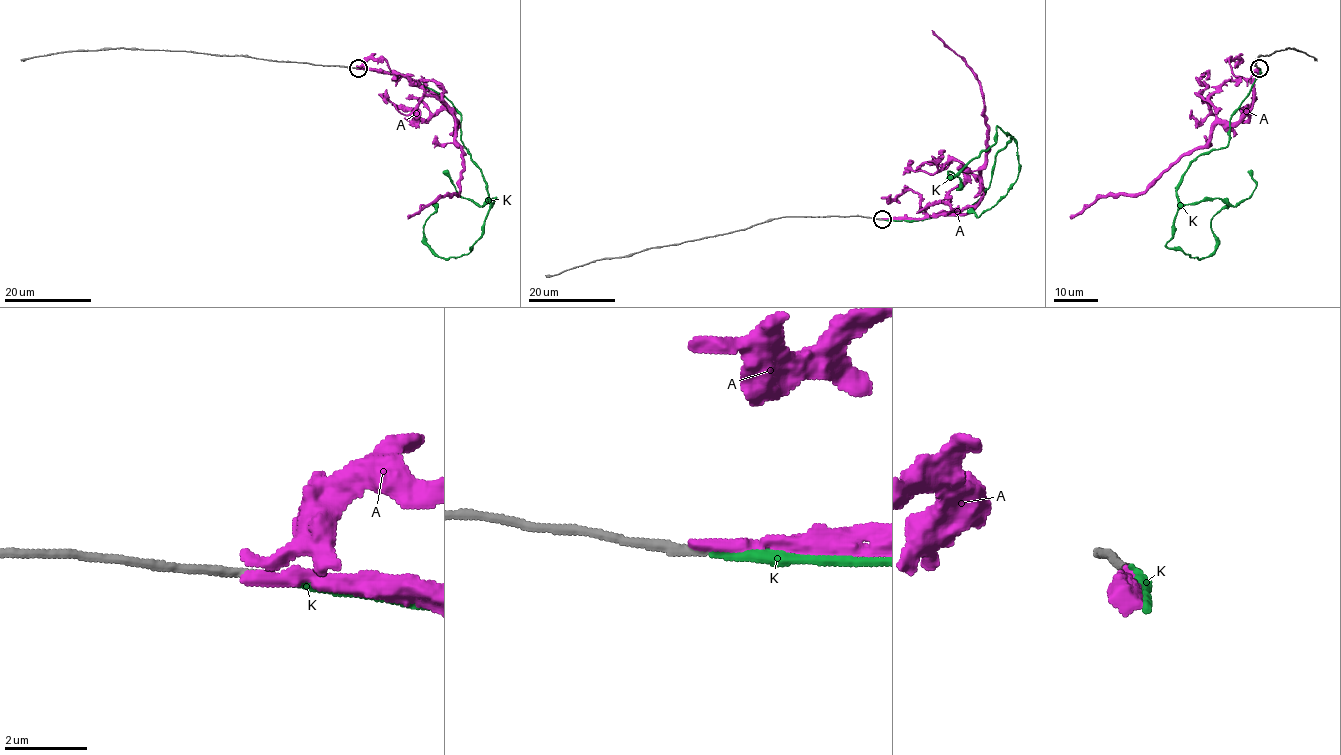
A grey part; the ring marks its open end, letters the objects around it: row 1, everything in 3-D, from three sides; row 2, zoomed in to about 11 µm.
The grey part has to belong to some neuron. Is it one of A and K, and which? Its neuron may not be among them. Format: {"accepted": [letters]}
{"accepted": ["K"]}

